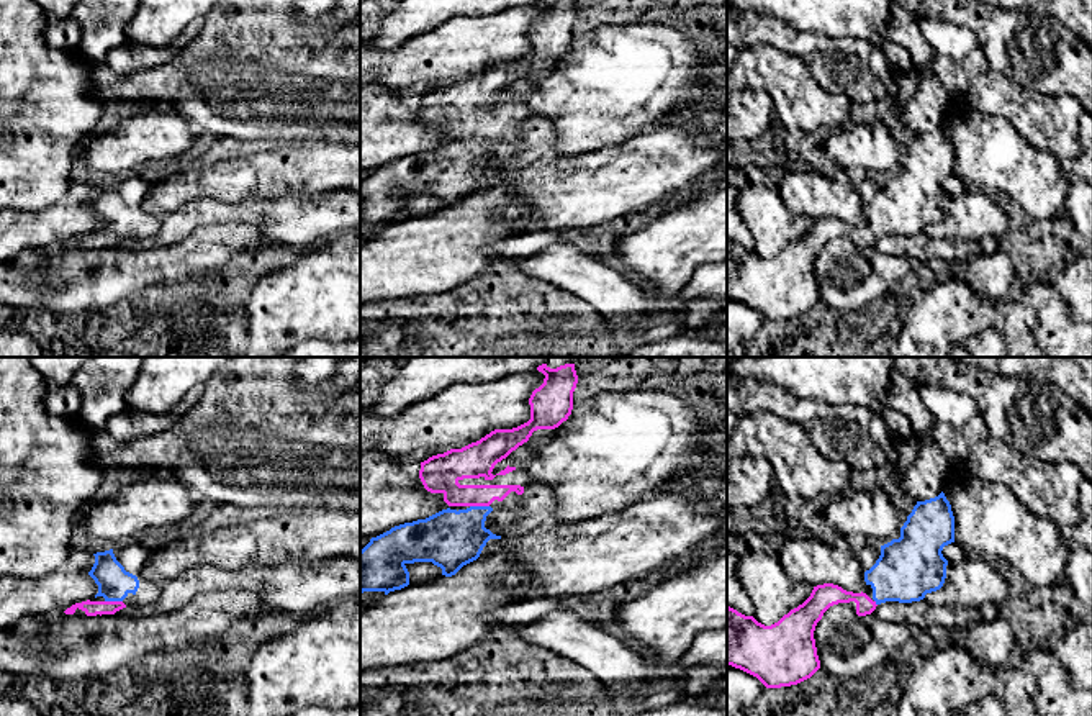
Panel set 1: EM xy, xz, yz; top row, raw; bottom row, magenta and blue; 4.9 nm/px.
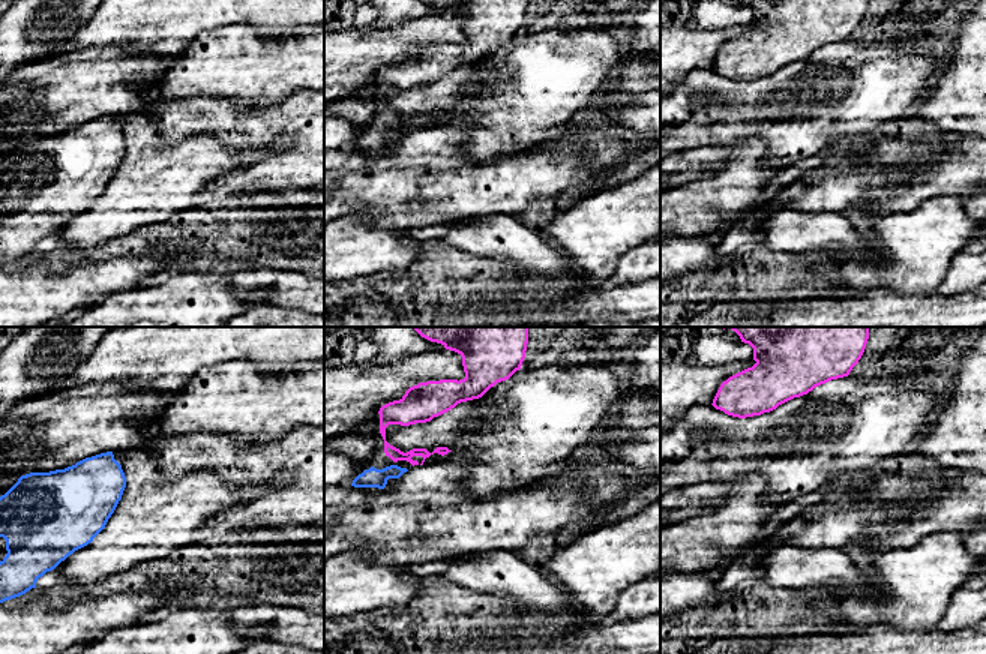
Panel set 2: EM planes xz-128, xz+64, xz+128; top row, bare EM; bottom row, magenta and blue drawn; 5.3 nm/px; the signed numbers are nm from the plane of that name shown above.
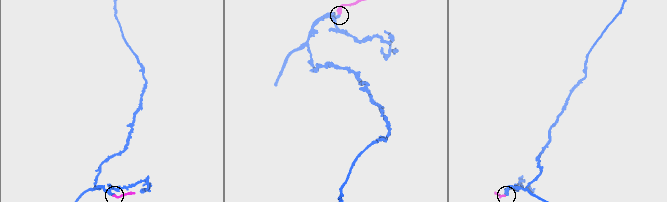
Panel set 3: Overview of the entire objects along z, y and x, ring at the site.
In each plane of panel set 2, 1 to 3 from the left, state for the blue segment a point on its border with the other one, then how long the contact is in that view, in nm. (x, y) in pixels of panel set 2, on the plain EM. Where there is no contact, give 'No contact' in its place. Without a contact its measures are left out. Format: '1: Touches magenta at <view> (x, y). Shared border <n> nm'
1: No contact
2: No contact
3: No contact

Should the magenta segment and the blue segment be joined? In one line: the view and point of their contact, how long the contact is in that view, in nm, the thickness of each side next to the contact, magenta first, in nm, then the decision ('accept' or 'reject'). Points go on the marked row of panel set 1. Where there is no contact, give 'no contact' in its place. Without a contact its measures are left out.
meets magenta in xz at (480, 505); contact 100 nm long; 190 nm thick on the magenta side, 280 nm on the other; accept

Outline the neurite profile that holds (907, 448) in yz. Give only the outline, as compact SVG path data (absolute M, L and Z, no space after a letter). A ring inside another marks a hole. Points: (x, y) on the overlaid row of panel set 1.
M902 439L897 446L897 460L891 464L896 482L902 485L904 475L914 465L917 455L917 442L914 439Z

